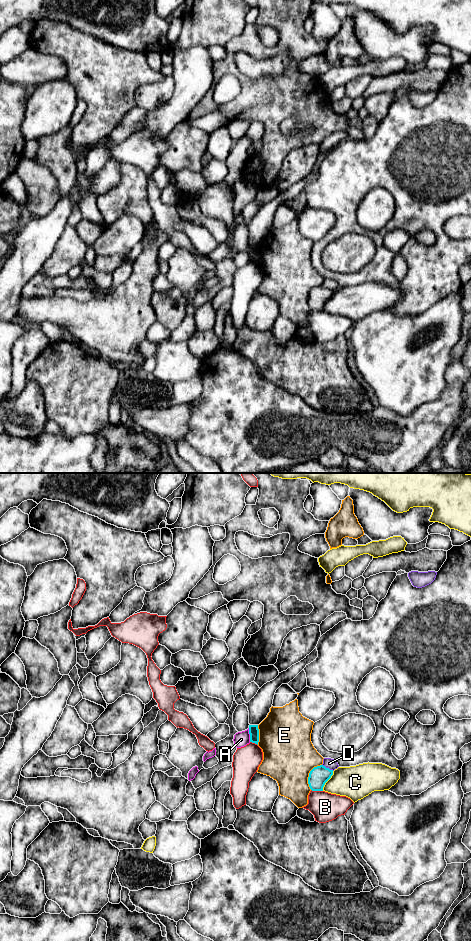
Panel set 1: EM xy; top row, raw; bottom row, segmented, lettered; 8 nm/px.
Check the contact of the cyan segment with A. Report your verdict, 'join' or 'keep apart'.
keep apart

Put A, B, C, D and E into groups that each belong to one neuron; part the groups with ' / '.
A / B / C / D / E

